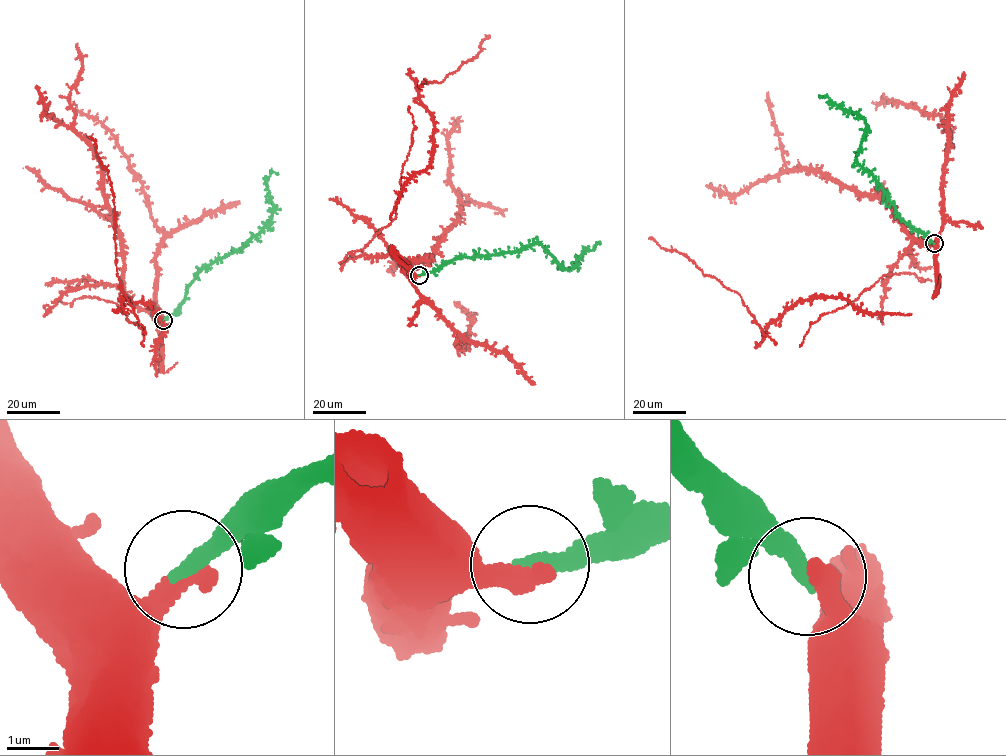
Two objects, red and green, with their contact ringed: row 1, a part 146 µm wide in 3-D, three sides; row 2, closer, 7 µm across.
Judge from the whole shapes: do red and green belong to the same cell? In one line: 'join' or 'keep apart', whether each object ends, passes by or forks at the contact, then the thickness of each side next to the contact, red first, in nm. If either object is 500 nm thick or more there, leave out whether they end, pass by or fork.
join; red ends there; green ends there; 440 nm thick on the red side, 320 nm on the other

